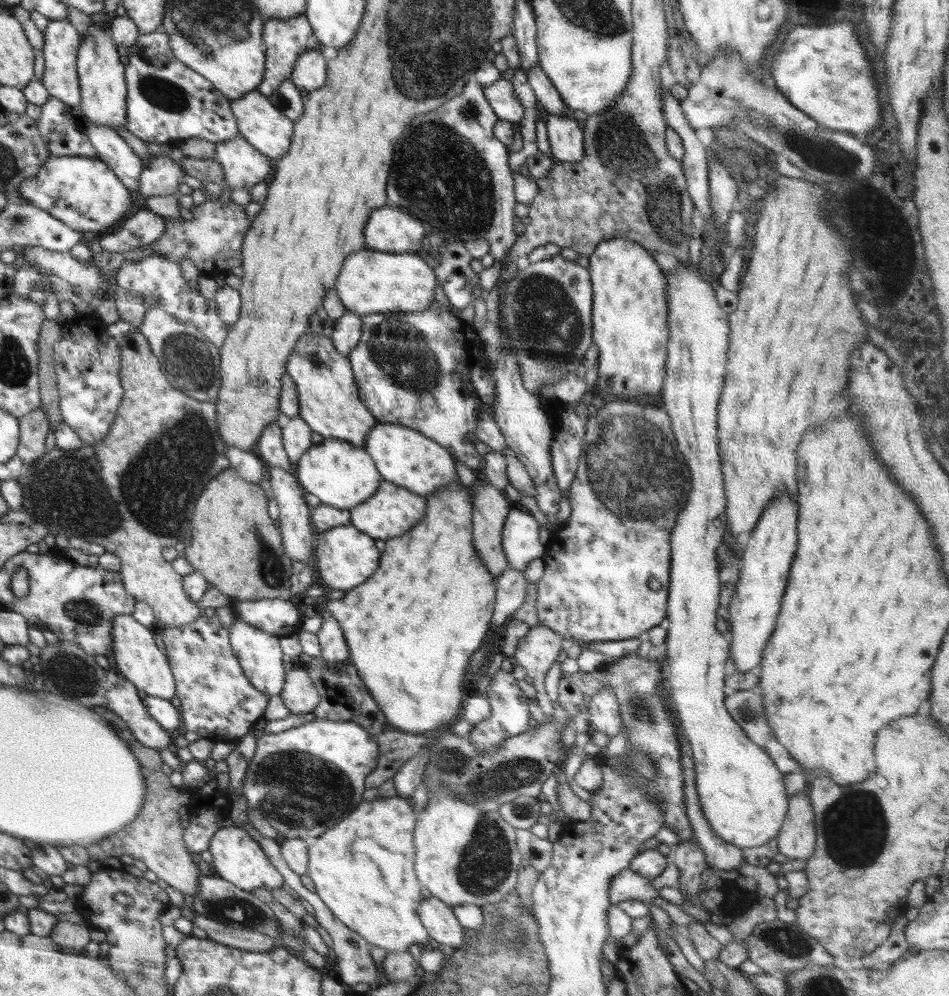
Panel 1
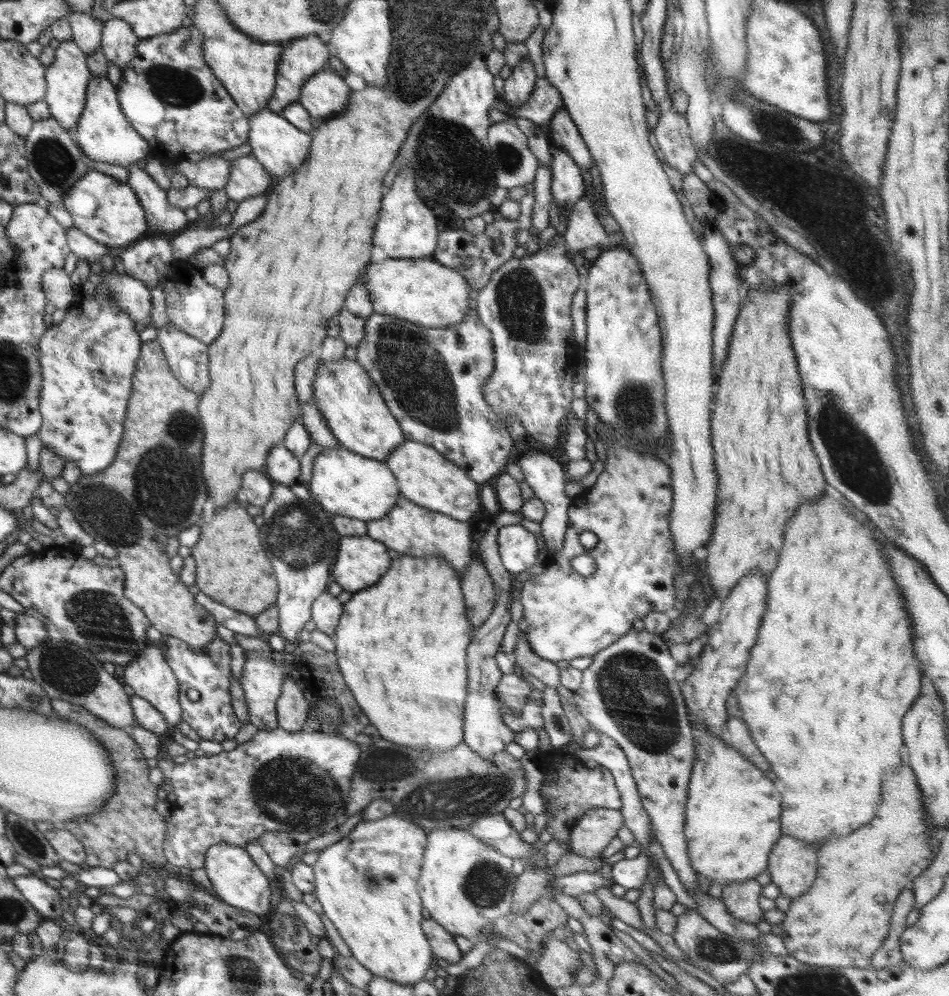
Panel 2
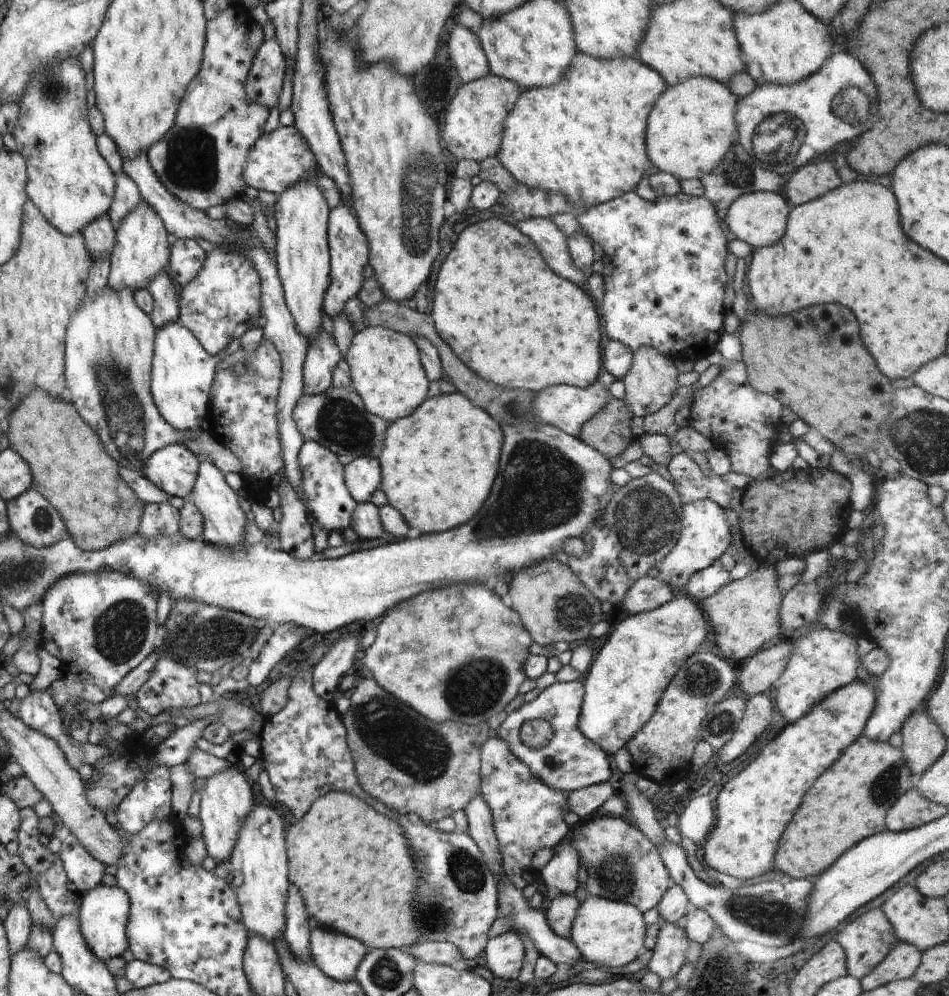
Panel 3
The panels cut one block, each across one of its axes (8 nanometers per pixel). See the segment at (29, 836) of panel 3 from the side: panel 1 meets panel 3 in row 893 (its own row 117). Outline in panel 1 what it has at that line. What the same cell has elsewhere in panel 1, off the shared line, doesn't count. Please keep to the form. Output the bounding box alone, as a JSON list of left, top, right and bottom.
[37,96,97,159]

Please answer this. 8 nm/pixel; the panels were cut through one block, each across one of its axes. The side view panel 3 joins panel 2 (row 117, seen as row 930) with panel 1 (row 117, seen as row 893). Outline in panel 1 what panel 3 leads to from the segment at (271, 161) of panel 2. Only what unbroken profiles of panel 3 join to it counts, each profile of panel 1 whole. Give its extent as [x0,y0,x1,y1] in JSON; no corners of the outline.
[230,89,295,159]

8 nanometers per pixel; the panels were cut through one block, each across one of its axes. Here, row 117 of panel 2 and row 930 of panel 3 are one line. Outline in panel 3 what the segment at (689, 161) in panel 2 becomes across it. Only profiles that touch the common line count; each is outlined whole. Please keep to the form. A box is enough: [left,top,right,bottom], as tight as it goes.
[648,920,690,980]

